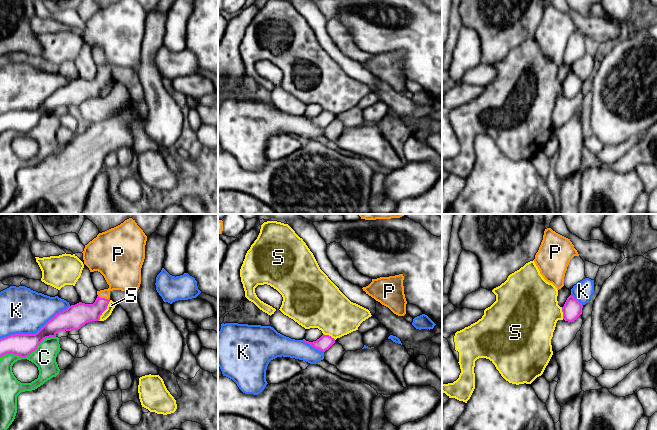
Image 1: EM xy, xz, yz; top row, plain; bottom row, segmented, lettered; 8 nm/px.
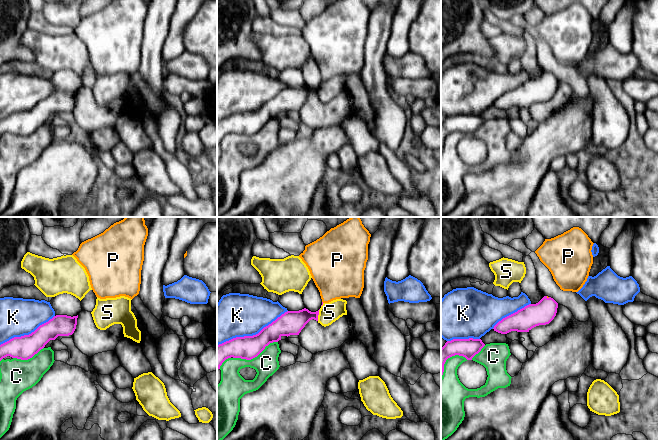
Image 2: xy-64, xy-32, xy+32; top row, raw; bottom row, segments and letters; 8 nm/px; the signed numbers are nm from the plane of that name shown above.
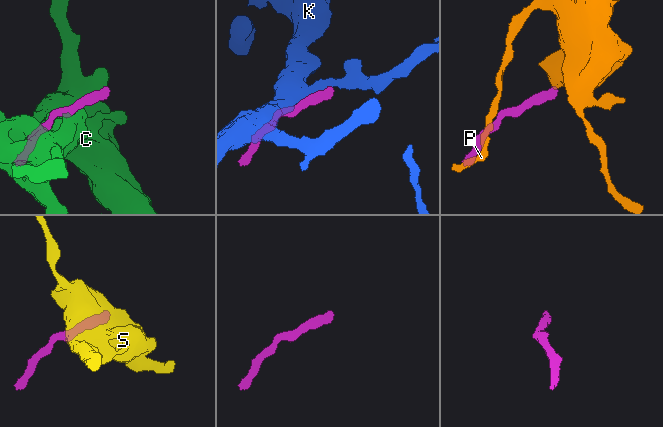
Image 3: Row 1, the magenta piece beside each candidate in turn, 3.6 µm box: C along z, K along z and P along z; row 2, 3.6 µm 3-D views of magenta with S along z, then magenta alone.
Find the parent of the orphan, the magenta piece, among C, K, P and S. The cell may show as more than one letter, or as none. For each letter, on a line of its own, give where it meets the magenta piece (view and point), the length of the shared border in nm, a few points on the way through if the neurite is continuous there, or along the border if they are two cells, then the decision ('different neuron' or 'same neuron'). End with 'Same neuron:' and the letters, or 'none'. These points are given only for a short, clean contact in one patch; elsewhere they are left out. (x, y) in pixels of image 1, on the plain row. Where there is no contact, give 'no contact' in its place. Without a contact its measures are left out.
C: meets magenta in xy at (28, 131); contact 480 nm long; different neuron
K: meets magenta in xy at (35, 109); contact 600 nm long; different neuron
P: meets magenta in xy at (104, 74); contact 100 nm long; runs through xy (79, 90), (90, 88), (104, 74), (121, 48); same neuron
S: meets magenta in xy at (105, 85); contact 190 nm long; border along xy (110, 76), (107, 84), (98, 96); different neuron
Same neuron: P

